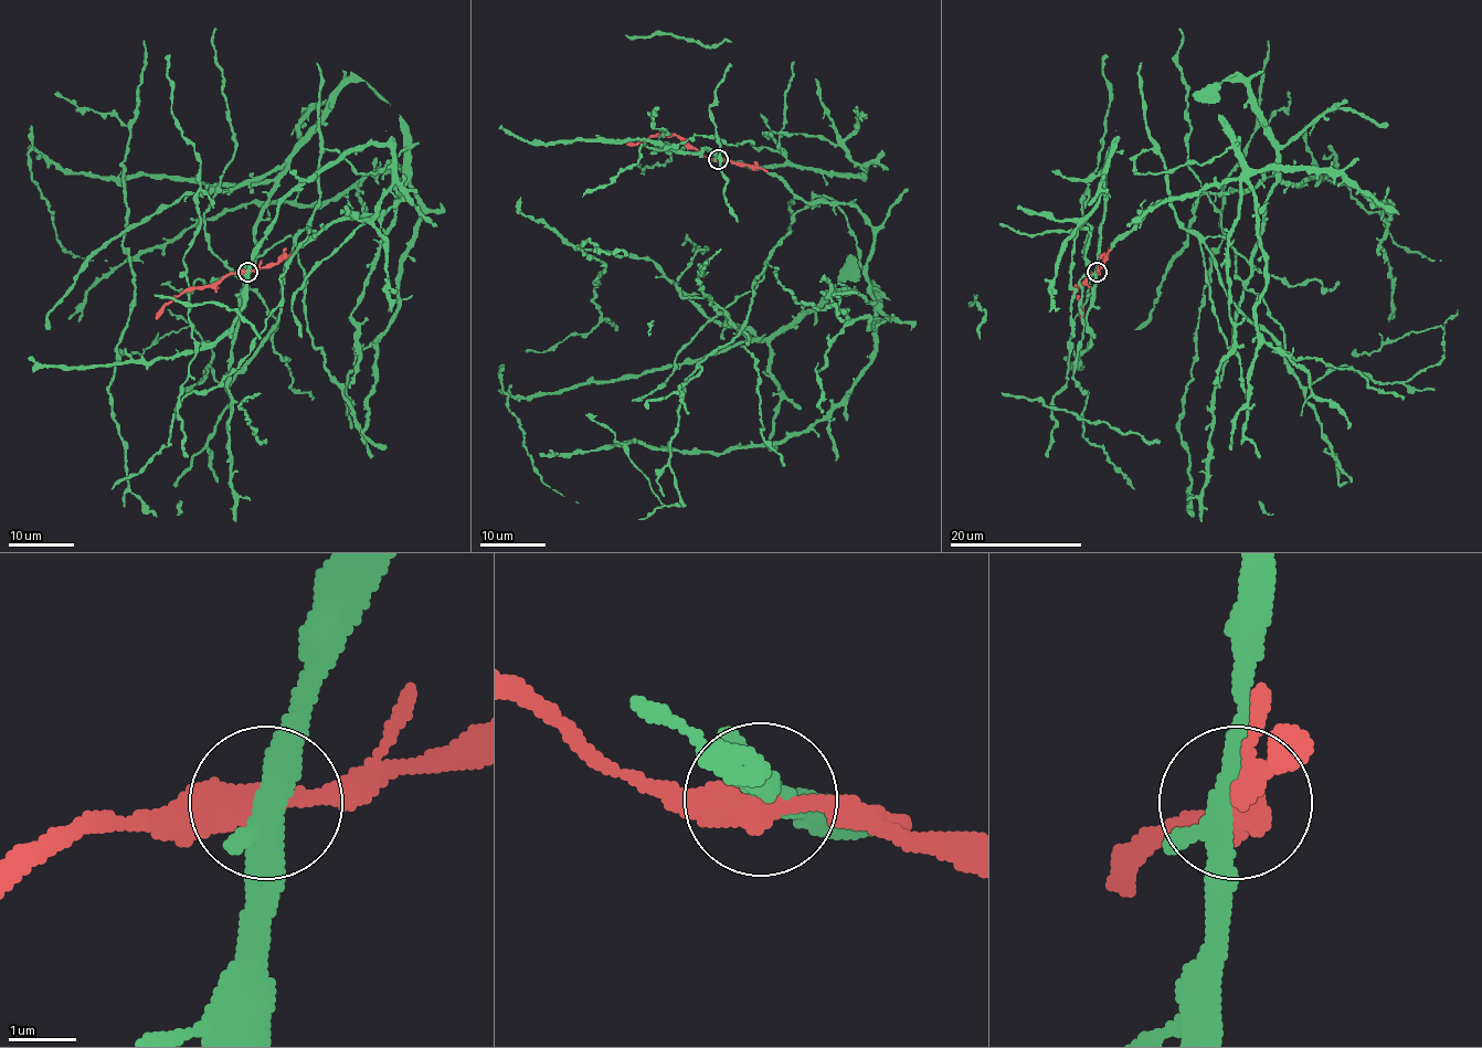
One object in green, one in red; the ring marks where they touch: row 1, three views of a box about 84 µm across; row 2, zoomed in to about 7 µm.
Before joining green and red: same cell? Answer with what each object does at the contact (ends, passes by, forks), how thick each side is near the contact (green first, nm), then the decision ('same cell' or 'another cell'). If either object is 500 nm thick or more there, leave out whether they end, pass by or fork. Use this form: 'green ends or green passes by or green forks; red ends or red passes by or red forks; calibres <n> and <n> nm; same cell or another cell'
green passes by; red passes by; calibres 400 and 400 nm; same cell

